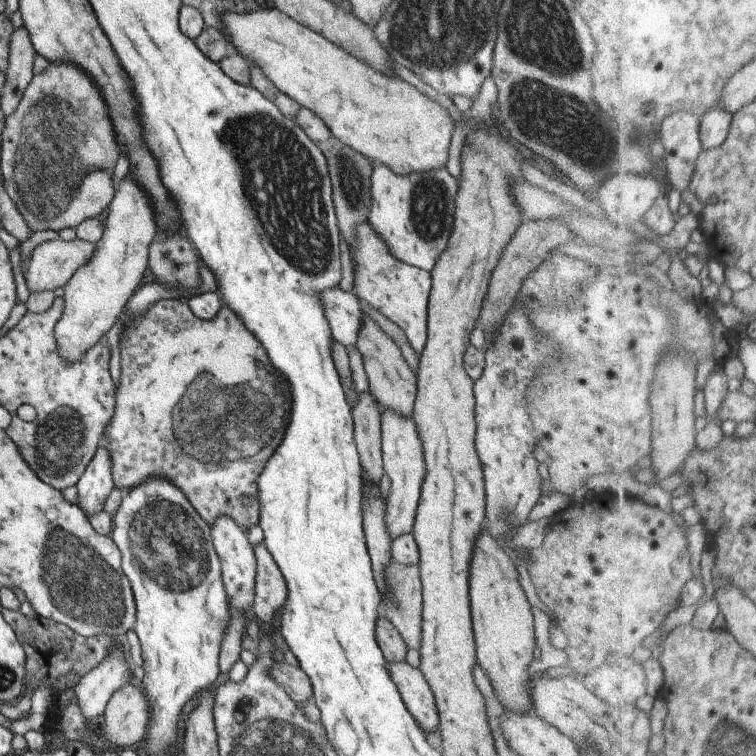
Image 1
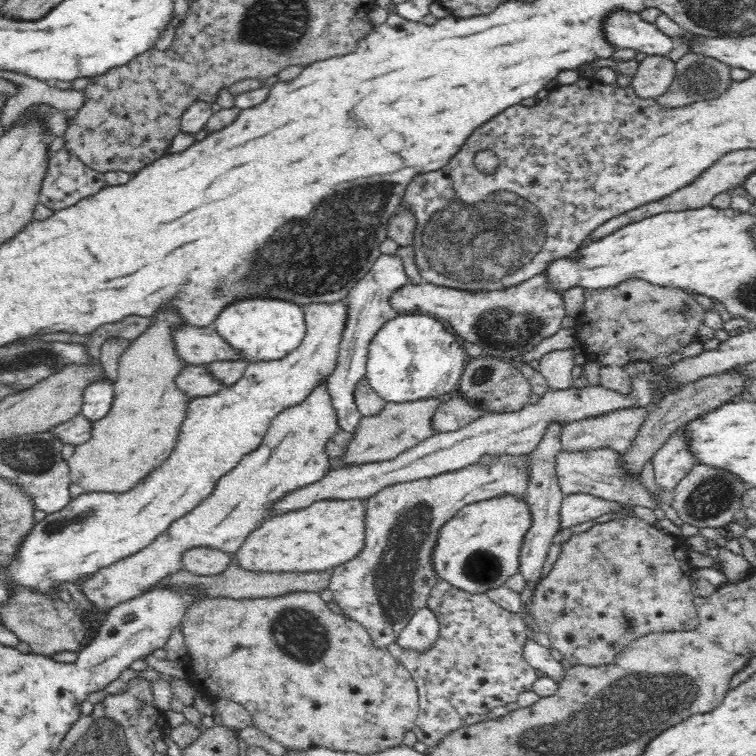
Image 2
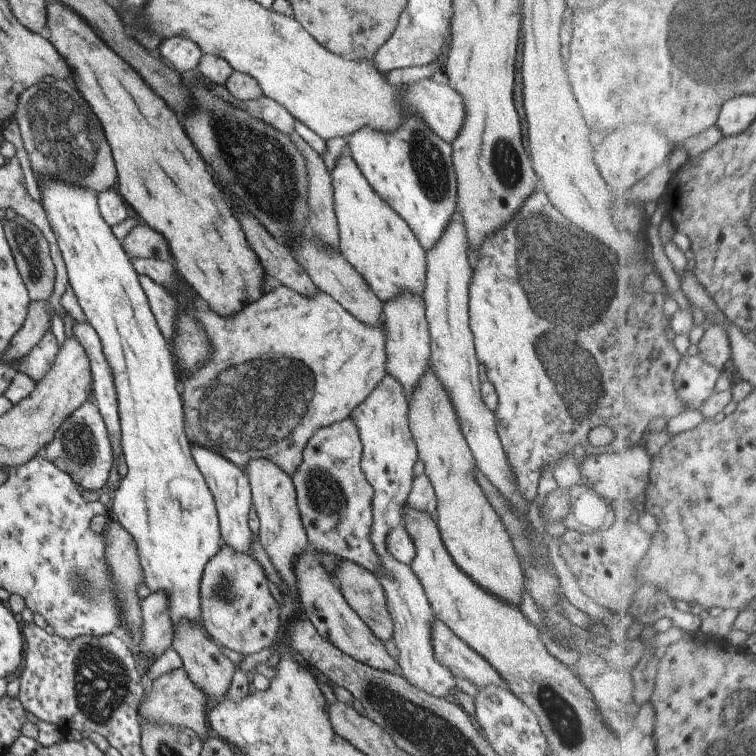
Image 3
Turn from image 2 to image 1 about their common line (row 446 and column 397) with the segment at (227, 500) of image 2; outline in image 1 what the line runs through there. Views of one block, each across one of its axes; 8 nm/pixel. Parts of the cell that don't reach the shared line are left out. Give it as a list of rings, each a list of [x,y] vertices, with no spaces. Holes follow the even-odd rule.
[[[367,220],[356,224],[354,230],[353,240],[350,244],[350,260],[354,265],[352,268],[352,293],[359,301],[375,309],[386,319],[393,321],[405,333],[406,339],[413,347],[413,350],[419,354],[426,341],[426,312],[430,291],[430,273],[401,262],[397,257],[394,257],[388,251],[387,245],[381,240],[381,237],[377,236],[377,233],[371,228]]]

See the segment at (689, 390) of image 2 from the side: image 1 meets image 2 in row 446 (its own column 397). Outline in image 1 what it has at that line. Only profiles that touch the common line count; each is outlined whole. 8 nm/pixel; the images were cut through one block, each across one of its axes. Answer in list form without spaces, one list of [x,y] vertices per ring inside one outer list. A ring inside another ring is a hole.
[[[380,612],[375,621],[374,635],[377,646],[387,663],[403,661],[406,644],[397,629]]]

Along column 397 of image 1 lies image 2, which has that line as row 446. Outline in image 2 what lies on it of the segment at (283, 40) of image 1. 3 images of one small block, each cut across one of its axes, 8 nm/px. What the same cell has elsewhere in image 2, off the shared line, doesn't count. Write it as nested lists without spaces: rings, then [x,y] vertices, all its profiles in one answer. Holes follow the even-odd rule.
[[[162,305],[149,319],[146,330],[130,343],[119,360],[119,374],[112,383],[115,400],[110,413],[104,419],[93,422],[92,438],[76,446],[75,453],[67,460],[71,482],[84,488],[86,493],[121,493],[143,481],[174,450],[182,424],[188,417],[188,404],[192,399],[176,386],[176,380],[189,364],[179,356],[173,340],[174,332],[186,324],[180,311],[172,305]]]

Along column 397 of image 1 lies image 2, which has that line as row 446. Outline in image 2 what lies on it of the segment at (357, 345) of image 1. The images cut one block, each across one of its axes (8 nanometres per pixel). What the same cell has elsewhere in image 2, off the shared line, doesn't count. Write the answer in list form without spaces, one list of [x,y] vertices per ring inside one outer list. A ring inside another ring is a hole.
[[[448,391],[437,397],[421,398],[422,400],[414,402],[387,402],[381,414],[361,419],[354,432],[354,440],[346,448],[344,458],[331,460],[334,468],[392,460],[413,446],[418,446],[420,442],[437,433],[434,429],[435,415],[444,404],[451,402],[455,395],[455,391]]]

